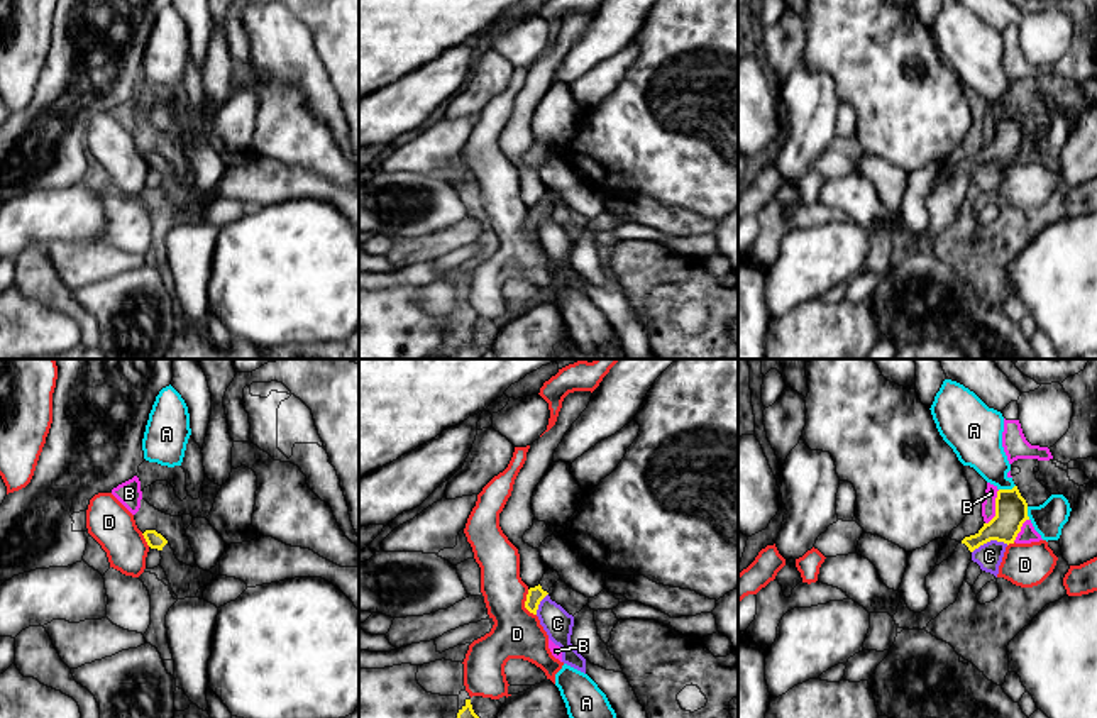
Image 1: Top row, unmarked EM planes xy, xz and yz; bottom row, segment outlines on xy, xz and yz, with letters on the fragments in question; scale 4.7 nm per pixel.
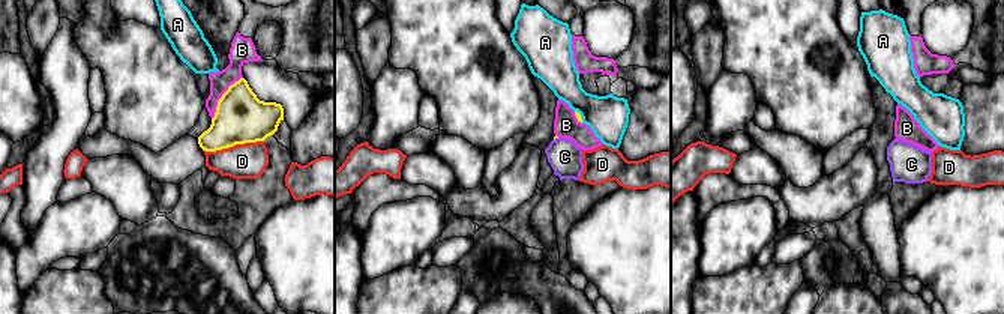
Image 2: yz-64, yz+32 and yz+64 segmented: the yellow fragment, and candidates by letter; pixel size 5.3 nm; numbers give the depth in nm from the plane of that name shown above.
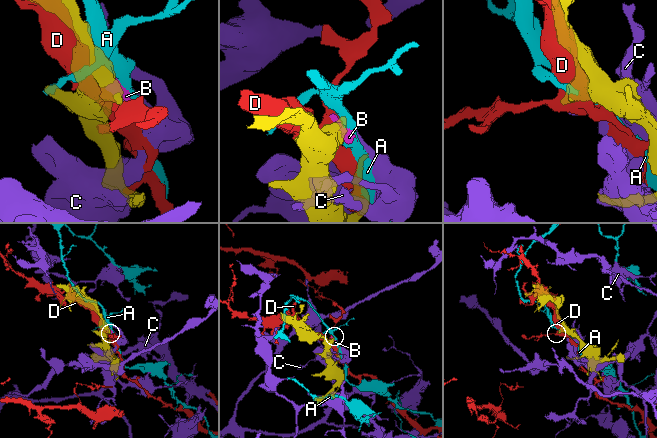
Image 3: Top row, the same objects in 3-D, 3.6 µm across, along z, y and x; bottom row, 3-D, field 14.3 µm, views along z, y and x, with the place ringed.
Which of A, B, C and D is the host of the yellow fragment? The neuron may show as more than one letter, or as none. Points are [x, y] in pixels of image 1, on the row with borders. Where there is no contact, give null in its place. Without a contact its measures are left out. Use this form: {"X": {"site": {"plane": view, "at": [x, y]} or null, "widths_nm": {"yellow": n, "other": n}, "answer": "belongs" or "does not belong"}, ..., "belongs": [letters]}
{"A": {"site": {"plane": "yz", "at": [1006, 490]}, "widths_nm": {"yellow": 160, "other": 220}, "answer": "does not belong"}, "B": {"site": {"plane": "yz", "at": [996, 507]}, "widths_nm": {"yellow": 160, "other": 60}, "answer": "does not belong"}, "C": {"site": {"plane": "yz", "at": [989, 541]}, "widths_nm": {"yellow": 160, "other": 130}, "answer": "does not belong"}, "D": {"site": {"plane": "xz", "at": [525, 603]}, "widths_nm": {"yellow": 80, "other": 240}, "answer": "does not belong"}, "belongs": []}

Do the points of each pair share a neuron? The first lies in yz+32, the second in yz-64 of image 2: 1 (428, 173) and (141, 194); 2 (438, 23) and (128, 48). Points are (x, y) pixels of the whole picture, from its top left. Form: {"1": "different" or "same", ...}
{"1": "same", "2": "same"}

